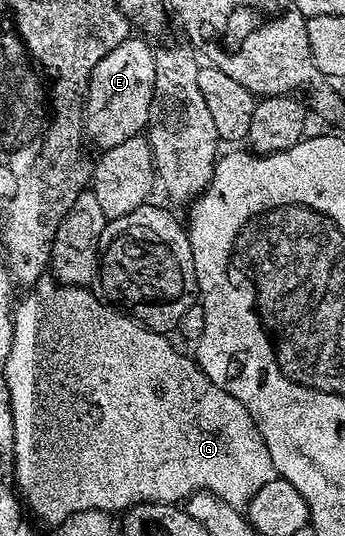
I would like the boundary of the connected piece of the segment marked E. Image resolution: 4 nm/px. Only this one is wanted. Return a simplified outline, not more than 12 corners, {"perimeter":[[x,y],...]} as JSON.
{"perimeter":[[130,36],[92,70],[84,137],[110,150],[147,127],[155,50]]}

